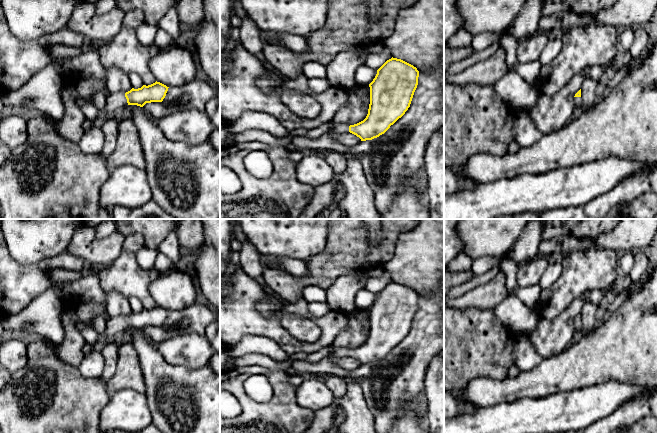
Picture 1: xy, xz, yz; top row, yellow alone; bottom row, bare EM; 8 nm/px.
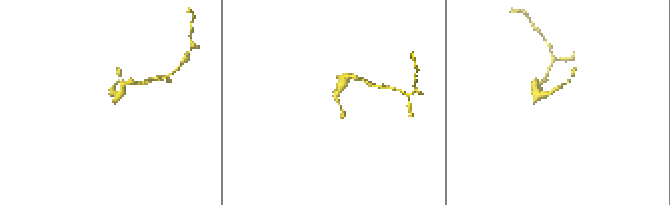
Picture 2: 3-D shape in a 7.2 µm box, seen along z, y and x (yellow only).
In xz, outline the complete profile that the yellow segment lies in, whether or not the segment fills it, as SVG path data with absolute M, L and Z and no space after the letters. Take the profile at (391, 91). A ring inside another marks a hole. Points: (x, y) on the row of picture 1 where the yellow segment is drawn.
M397 58L387 60L369 84L370 104L366 118L354 125L332 125L330 133L350 132L361 141L384 134L410 107L418 85L419 71Z

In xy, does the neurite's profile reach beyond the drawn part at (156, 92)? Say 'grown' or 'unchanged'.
grown

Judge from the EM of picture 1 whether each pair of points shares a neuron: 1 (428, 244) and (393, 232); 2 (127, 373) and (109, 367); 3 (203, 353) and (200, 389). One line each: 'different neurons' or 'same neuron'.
1: different neurons
2: different neurons
3: different neurons

